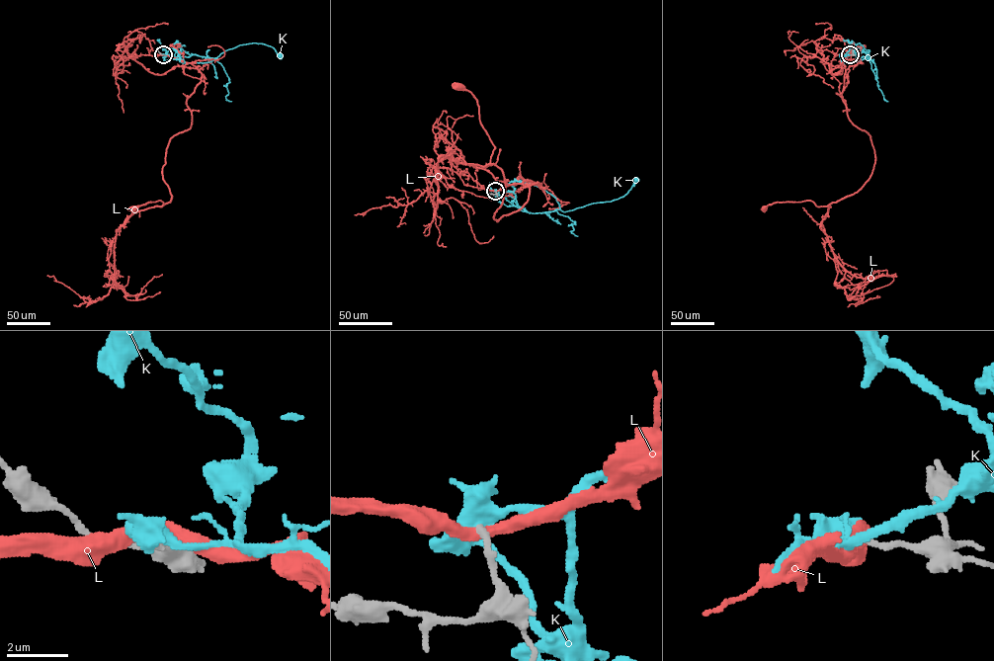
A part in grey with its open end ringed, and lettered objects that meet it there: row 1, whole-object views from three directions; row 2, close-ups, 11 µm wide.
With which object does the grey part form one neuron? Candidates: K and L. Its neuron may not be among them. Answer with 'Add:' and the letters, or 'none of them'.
Add: none of them

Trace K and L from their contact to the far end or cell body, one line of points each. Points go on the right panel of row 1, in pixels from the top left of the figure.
K: (850, 54), (842, 62), (862, 60), (868, 53), (860, 42), (841, 55)
L: (851, 54), (843, 62), (842, 98), (849, 120), (870, 138), (869, 178), (828, 206), (805, 201), (765, 207)

